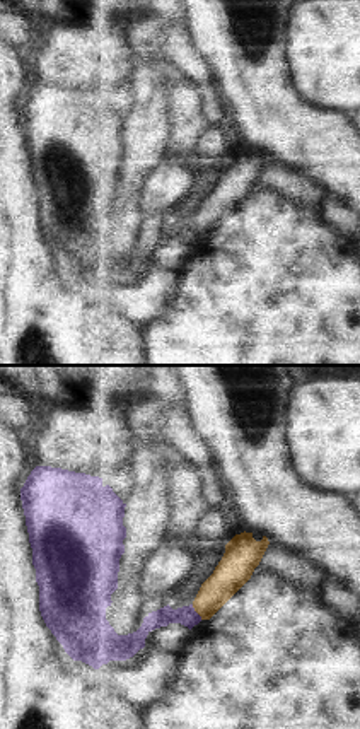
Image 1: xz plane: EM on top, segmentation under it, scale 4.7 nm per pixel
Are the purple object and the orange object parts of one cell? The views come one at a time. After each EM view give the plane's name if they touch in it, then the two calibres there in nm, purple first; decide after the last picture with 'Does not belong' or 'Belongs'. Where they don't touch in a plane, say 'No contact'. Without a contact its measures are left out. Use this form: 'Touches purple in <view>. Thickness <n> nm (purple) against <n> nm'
Touches purple in xz. Thickness 90 nm (purple) against 160 nm.

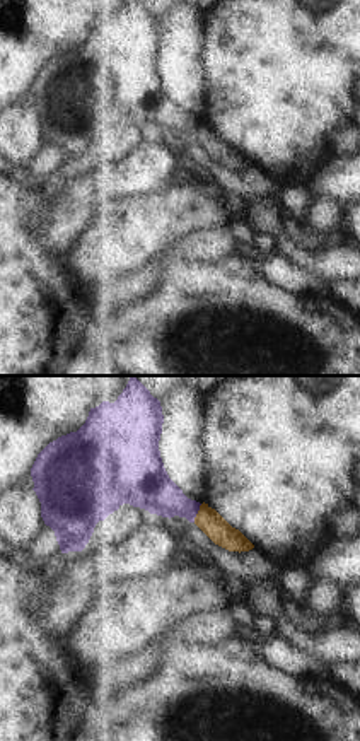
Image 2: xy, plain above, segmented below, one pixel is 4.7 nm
Touches purple in xy. Thickness 200 nm (purple) against 110 nm.

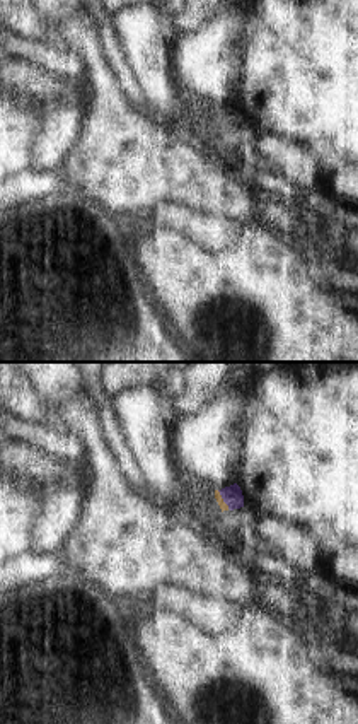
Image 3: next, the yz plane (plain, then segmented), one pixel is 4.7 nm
Touches purple in yz. Thickness 100 nm (purple) against 40 nm.

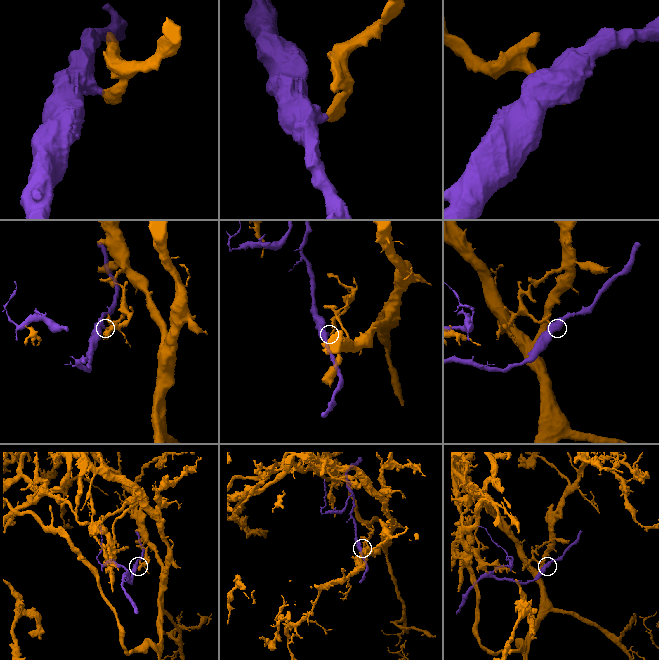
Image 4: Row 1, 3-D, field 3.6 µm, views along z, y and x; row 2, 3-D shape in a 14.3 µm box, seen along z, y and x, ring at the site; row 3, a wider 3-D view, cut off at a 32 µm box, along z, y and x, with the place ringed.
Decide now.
Does not belong.

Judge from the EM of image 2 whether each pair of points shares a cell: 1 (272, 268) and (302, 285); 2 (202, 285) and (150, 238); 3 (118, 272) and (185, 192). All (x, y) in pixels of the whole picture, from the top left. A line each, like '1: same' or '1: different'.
1: same
2: different
3: same

